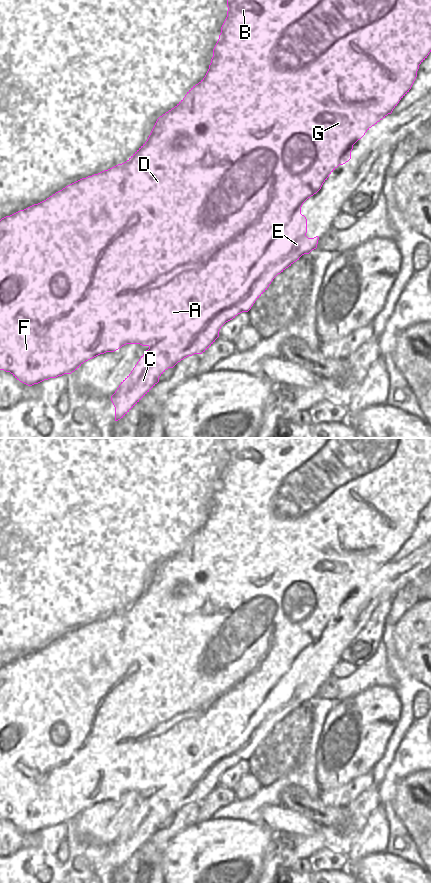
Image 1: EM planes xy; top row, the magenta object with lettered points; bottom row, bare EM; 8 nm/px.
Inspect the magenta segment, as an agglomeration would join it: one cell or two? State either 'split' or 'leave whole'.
split

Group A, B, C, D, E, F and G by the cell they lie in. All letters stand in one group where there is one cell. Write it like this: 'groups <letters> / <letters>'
groups A B D E F G / C

